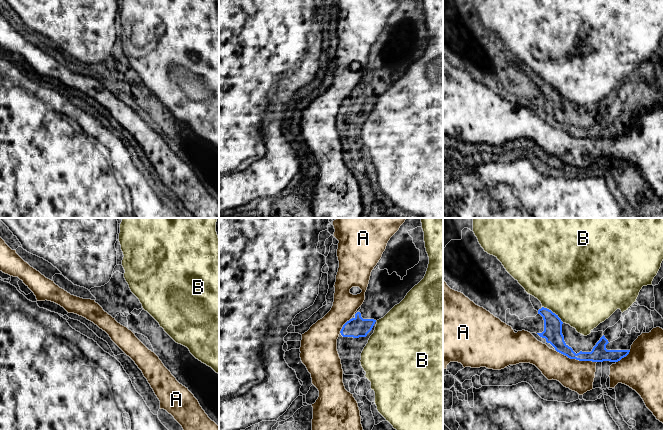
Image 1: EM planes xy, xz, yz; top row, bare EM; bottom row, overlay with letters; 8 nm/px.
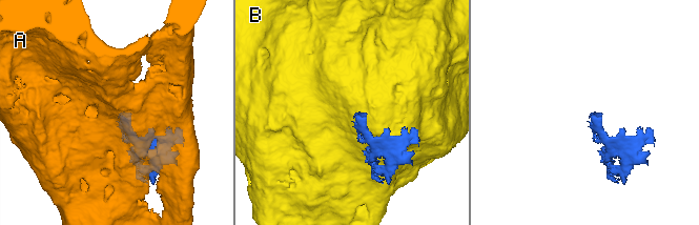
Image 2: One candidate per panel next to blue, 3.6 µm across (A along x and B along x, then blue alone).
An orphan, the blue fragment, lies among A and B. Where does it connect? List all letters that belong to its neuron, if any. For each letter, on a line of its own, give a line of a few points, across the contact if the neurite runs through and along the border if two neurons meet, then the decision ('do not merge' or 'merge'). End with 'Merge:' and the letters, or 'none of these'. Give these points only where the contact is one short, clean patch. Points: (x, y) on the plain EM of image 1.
A: do not merge
B: do not merge
Merge: none of these

